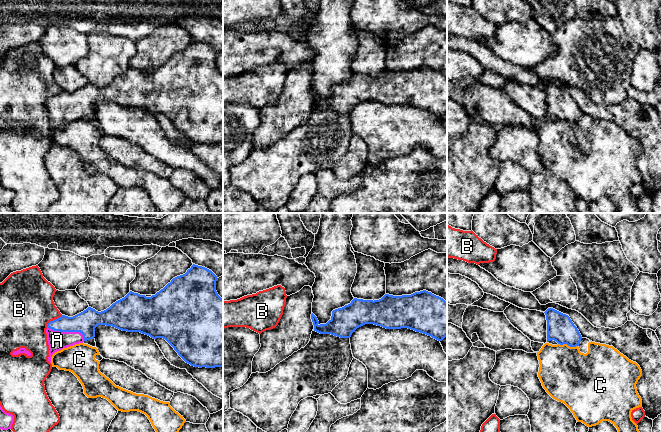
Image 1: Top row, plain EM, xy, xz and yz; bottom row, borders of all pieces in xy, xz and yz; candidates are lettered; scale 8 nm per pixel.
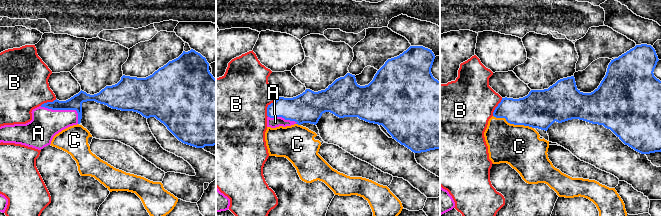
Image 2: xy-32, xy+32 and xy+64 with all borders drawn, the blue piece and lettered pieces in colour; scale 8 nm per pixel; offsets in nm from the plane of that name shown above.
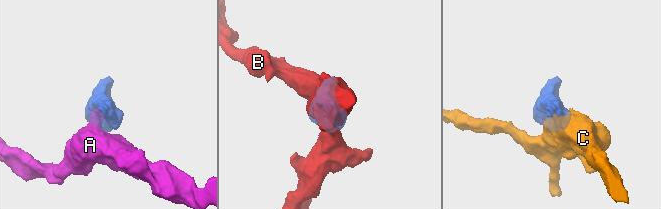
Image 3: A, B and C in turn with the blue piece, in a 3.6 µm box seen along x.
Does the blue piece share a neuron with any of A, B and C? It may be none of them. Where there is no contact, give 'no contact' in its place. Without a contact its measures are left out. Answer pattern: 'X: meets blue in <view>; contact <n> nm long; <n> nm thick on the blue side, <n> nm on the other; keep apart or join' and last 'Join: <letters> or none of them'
A: meets blue in xy; contact 320 nm long; 180 nm thick on the blue side, 150 nm on the other; join
B: meets blue in xy; contact 160 nm long; 170 nm thick on the blue side, 440 nm on the other; keep apart
C: meets blue in yz; contact 160 nm long; 220 nm thick on the blue side, 420 nm on the other; keep apart
Join: A

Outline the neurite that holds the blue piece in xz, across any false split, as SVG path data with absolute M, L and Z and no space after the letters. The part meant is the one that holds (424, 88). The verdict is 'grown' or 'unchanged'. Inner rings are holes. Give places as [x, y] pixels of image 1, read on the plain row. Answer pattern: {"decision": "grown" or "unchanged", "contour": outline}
{"decision": "unchanged", "contour": "M426 66L402 72L385 70L381 75L374 77L354 74L350 80L333 86L331 95L326 100L320 100L313 89L311 95L314 107L340 114L350 114L357 104L365 100L374 100L386 105L408 104L438 117L447 113L447 78Z"}

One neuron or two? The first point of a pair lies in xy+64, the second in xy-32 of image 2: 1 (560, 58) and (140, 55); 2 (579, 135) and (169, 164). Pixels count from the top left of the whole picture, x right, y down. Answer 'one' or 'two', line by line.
1: two
2: one

